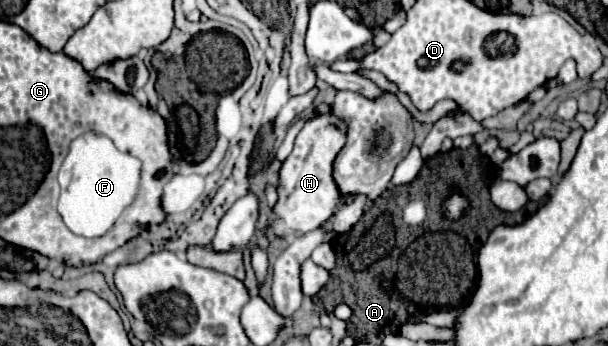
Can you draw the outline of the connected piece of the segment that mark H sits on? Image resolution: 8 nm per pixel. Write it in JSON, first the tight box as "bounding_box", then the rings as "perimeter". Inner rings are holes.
{"bounding_box":[270,108,352,238],"perimeter":[[[332,108],[328,112],[308,118],[304,128],[298,132],[294,150],[280,170],[280,186],[278,186],[280,198],[274,208],[274,218],[270,220],[270,230],[280,238],[288,238],[296,234],[302,236],[310,230],[328,224],[334,212],[342,204],[352,200],[352,196],[340,192],[332,174],[334,160],[346,144],[346,132],[348,132],[348,122],[336,116]]]}

